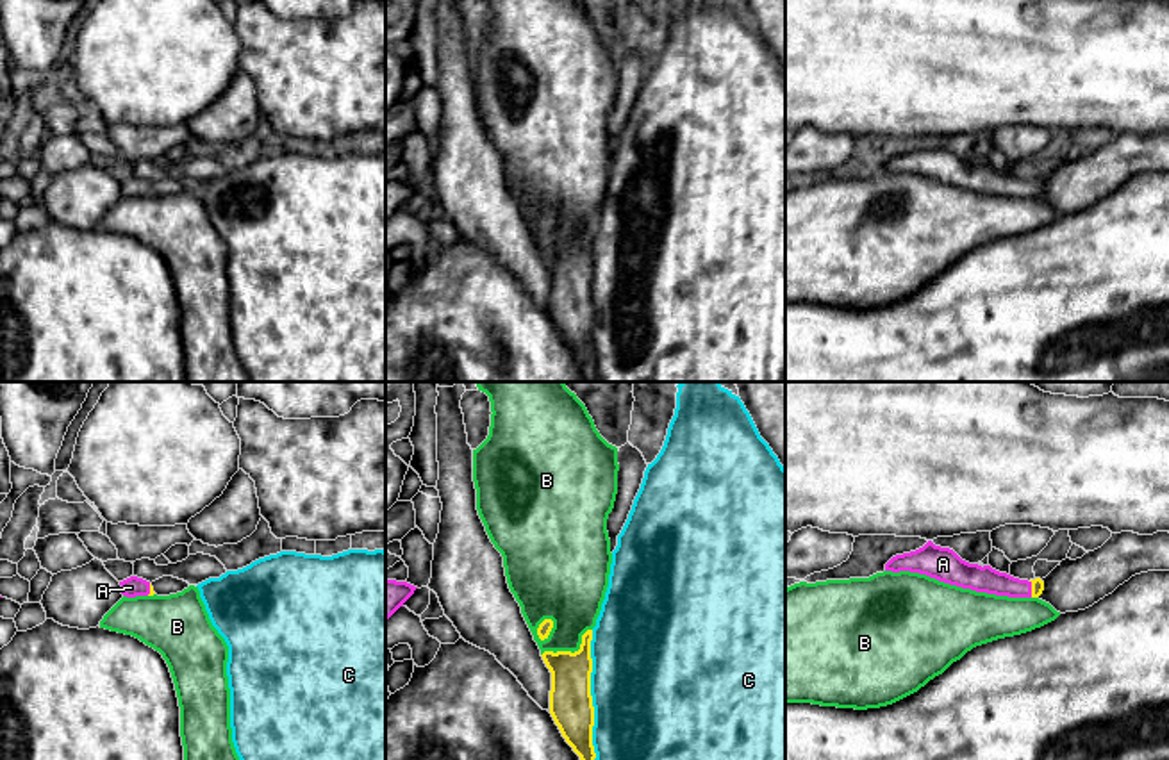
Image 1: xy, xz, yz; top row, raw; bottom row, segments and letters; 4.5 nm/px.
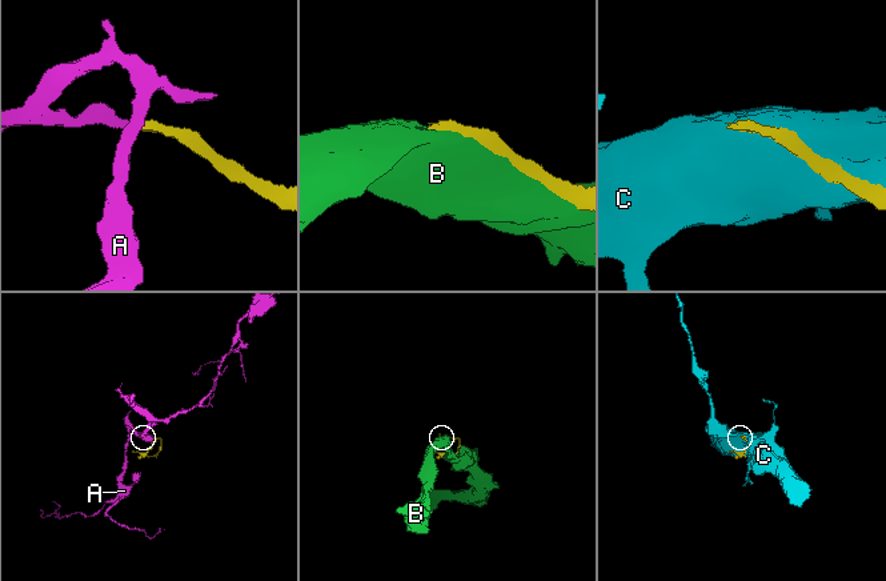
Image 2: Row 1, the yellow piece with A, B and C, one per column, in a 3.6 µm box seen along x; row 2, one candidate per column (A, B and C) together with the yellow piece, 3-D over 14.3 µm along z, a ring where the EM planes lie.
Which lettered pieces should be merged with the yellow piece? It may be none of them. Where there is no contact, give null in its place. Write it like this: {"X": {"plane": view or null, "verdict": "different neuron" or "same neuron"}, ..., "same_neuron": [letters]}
{"A": {"plane": "yz", "verdict": "same neuron"}, "B": {"plane": "xz", "verdict": "different neuron"}, "C": {"plane": "xz", "verdict": "different neuron"}, "same_neuron": ["A"]}

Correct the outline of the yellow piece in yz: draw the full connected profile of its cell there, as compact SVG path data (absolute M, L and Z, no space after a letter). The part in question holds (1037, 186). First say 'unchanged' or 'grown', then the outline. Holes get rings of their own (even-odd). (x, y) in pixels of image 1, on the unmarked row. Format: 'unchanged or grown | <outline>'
grown | M932 141L916 152L892 157L885 164L885 171L919 173L962 189L1008 198L1039 198L1044 191L1040 178L1028 182L999 173L991 166L969 164L953 150L935 146Z

